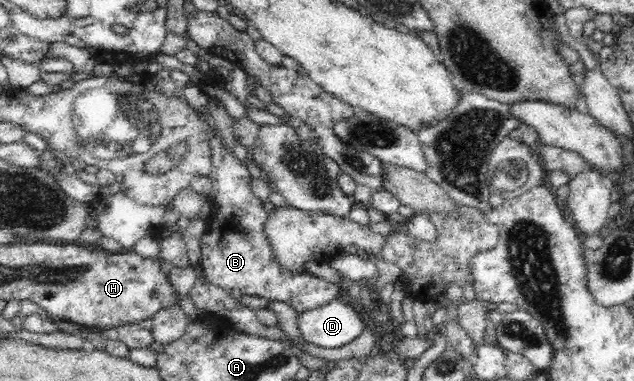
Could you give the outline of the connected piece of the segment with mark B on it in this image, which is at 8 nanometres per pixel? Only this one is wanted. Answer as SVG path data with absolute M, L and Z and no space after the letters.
M209 133L209 146L212 149L212 169L209 173L209 179L212 181L212 191L219 205L219 213L215 217L208 217L206 220L206 233L202 237L202 256L199 265L202 266L204 277L207 278L215 286L231 292L232 289L241 291L243 296L265 297L271 303L283 303L291 305L298 315L309 310L317 309L321 305L329 304L331 299L339 297L339 287L337 283L327 282L325 279L307 272L304 267L298 273L289 271L279 265L274 257L272 245L264 232L264 225L268 221L268 213L265 211L251 188L252 177L247 170L246 165L242 165L238 159L233 157L233 153L227 151L223 141L219 139L219 135L215 137L213 133Z

